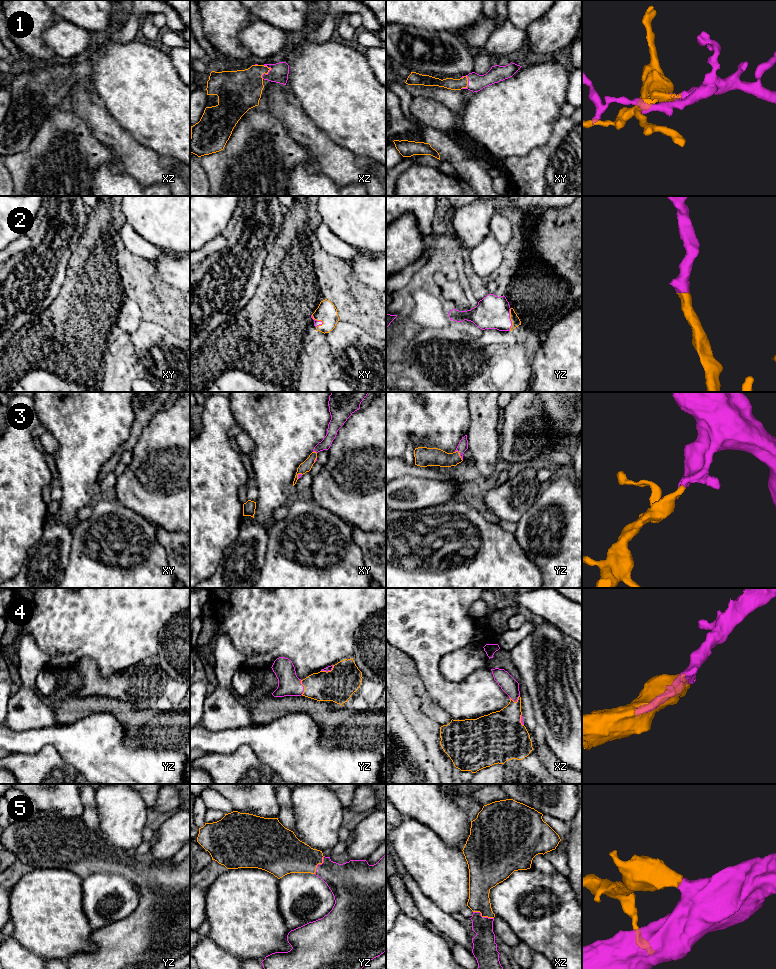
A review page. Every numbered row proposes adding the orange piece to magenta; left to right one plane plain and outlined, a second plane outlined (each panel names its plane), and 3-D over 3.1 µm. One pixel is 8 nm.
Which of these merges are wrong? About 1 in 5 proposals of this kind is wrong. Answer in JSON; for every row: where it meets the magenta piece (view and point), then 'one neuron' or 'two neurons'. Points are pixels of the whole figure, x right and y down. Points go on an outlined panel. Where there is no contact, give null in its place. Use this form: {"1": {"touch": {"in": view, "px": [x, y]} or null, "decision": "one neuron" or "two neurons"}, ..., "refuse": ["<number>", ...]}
{"1": {"touch": {"in": "xz", "px": [266, 74]}, "decision": "one neuron"}, "2": {"touch": {"in": "yz", "px": [510, 319]}, "decision": "one neuron"}, "3": {"touch": {"in": "yz", "px": [460, 455]}, "decision": "one neuron"}, "4": {"touch": {"in": "yz", "px": [303, 687]}, "decision": "one neuron"}, "5": {"touch": {"in": "xz", "px": [483, 917]}, "decision": "one neuron"}, "refuse": []}

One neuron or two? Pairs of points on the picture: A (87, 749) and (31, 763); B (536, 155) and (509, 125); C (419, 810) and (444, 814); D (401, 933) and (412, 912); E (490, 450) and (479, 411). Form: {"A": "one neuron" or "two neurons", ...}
{"A": "two neurons", "B": "two neurons", "C": "one neuron", "D": "two neurons", "E": "one neuron"}

